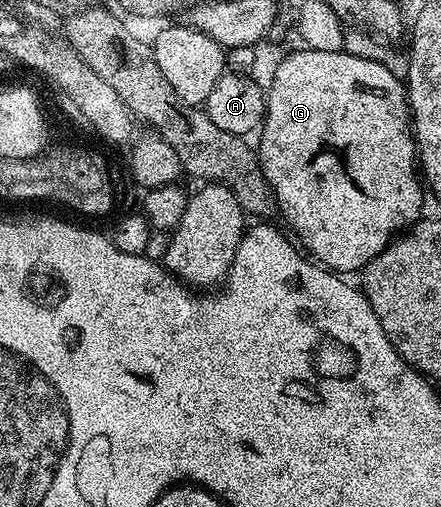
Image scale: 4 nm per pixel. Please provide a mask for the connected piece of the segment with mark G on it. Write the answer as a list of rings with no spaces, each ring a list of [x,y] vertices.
[[[305,46],[300,50],[301,52],[290,53],[273,70],[272,85],[267,85],[264,122],[258,132],[260,168],[264,171],[266,182],[272,188],[272,197],[276,200],[279,215],[284,215],[285,222],[292,227],[291,235],[298,241],[299,247],[313,261],[319,262],[323,267],[337,274],[359,273],[386,245],[392,243],[397,234],[403,233],[421,219],[423,213],[420,212],[424,208],[420,199],[423,198],[425,189],[422,187],[422,176],[418,171],[418,151],[416,138],[412,134],[412,114],[408,111],[406,84],[401,77],[399,80],[387,68],[388,64],[383,60],[356,57],[345,50],[331,53]]]

